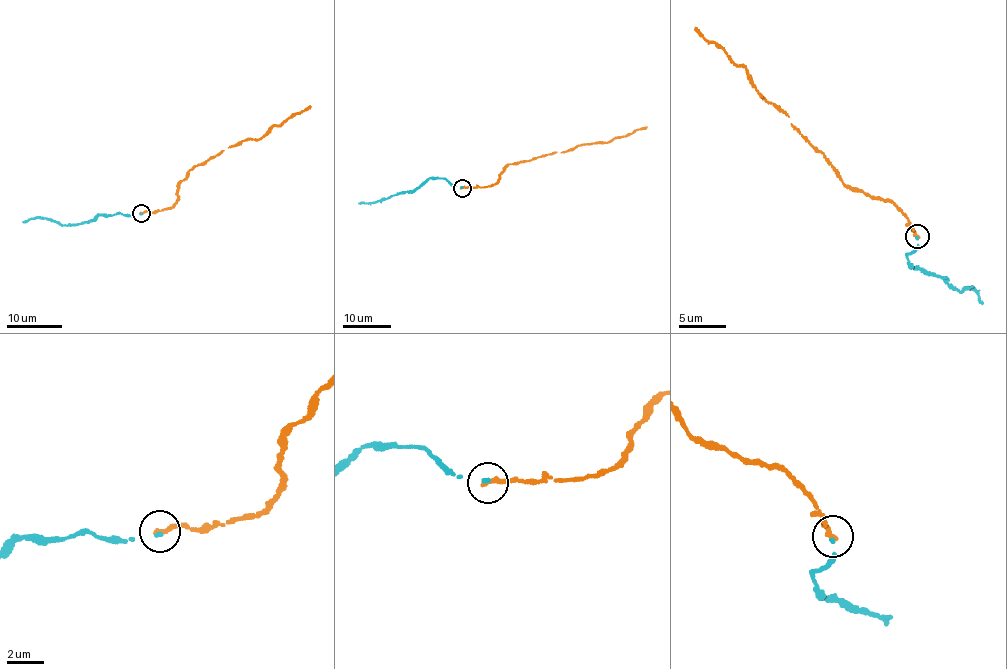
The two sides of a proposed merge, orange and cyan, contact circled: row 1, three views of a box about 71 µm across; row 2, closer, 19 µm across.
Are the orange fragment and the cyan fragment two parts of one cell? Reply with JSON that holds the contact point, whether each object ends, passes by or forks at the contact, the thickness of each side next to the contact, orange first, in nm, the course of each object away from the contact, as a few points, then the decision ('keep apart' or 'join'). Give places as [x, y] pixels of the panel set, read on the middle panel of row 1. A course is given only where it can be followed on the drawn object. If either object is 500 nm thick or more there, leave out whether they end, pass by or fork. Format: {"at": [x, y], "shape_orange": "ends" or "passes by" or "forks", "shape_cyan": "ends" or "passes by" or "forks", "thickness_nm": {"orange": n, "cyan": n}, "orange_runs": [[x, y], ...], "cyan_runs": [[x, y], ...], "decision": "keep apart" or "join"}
{"at": [462, 188], "shape_orange": "ends", "shape_cyan": "ends", "thickness_nm": {"orange": 340, "cyan": 190}, "orange_runs": [[461, 187], [488, 186], [497, 181], [504, 167], [563, 152], [579, 145], [606, 143], [647, 127]], "cyan_runs": [[461, 187], [454, 186], [444, 178], [428, 178], [412, 190], [374, 201], [359, 202]], "decision": "join"}

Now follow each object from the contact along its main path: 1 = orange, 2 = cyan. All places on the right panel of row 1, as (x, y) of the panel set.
1: (917, 237), (903, 215), (887, 200), (852, 191), (788, 115), (765, 101), (746, 68), (694, 28)
2: (917, 237), (918, 244), (906, 255), (911, 268), (932, 272), (961, 293), (972, 289), (981, 305)

